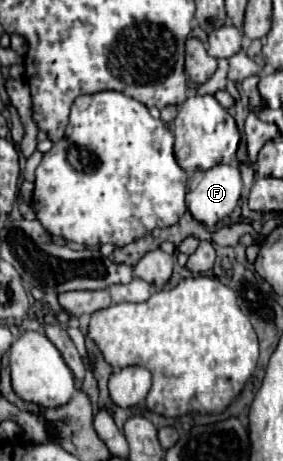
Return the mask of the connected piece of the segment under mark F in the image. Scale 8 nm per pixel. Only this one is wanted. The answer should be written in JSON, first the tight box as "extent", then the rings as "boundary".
{"extent":[187,164,241,228],"boundary":[[[217,164],[205,172],[187,190],[187,208],[197,222],[213,228],[229,216],[241,196],[241,174],[237,166]]]}

